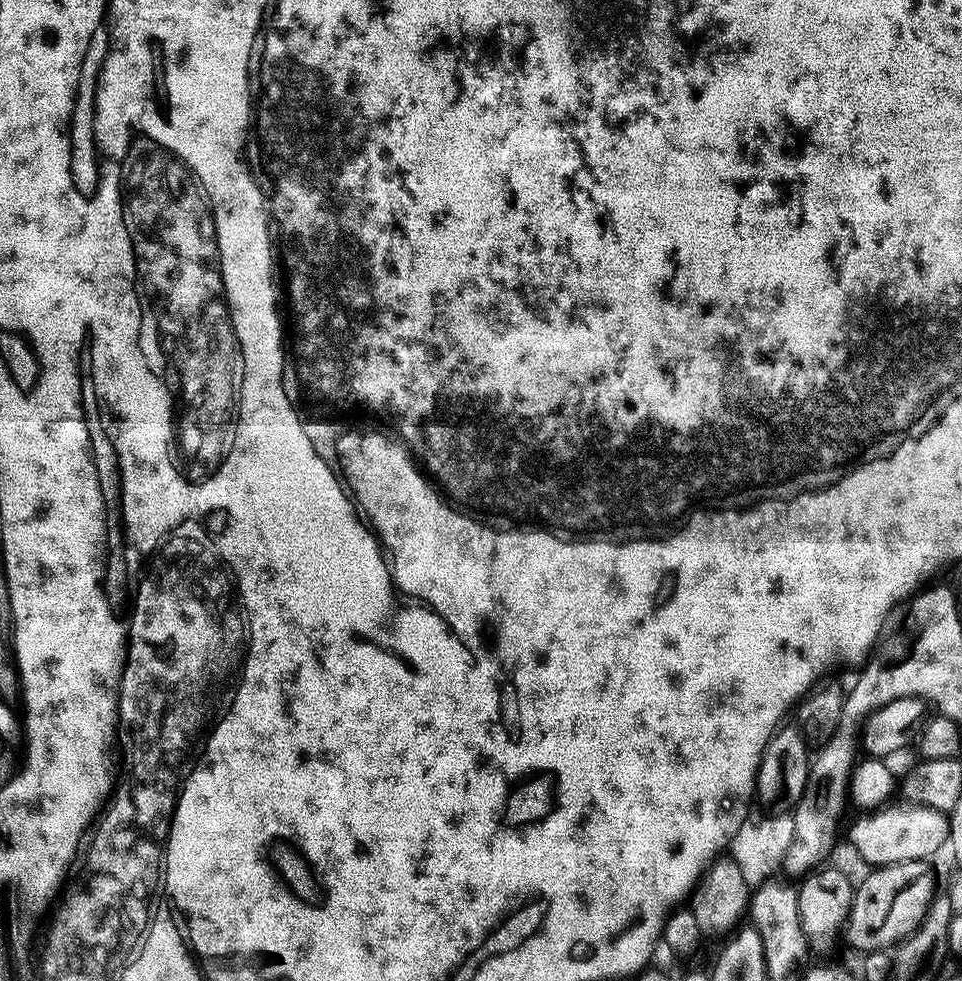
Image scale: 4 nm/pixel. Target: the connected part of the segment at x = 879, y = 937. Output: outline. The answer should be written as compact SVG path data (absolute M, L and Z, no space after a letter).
M911 860L873 867L852 893L852 905L842 929L845 942L860 954L867 954L891 949L905 940L919 926L935 895L936 876L930 865L928 860Z

